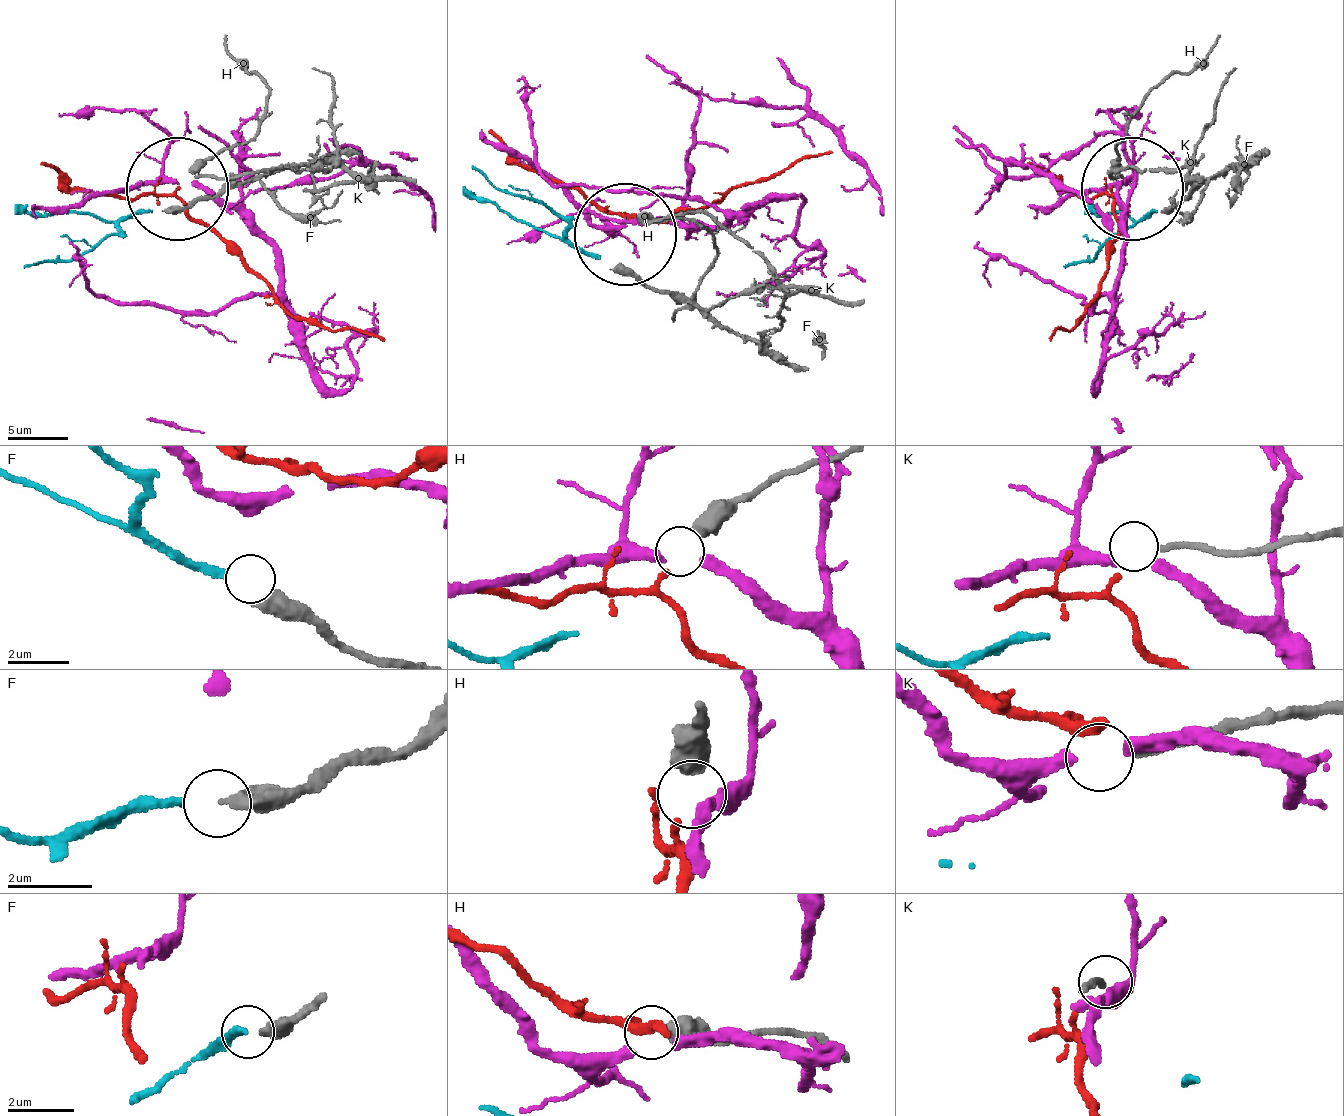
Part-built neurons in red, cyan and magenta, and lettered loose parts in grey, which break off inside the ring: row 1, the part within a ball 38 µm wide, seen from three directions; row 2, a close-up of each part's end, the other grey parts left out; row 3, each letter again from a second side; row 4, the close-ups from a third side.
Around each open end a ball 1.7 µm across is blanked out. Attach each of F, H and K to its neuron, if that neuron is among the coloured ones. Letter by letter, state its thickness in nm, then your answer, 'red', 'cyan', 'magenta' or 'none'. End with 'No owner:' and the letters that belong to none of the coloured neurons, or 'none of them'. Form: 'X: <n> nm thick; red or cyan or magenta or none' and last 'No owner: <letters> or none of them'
F: 550 nm thick; cyan
H: 550 nm thick; red
K: 200 nm thick; none
No owner: K

